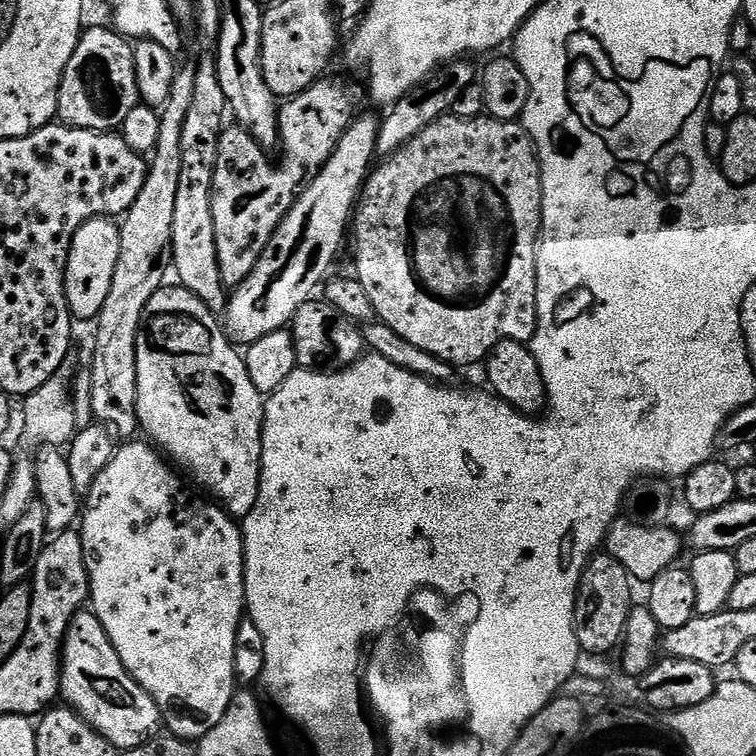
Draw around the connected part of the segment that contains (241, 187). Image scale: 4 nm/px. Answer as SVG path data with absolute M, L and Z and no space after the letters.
M316 80L306 90L297 92L295 96L285 99L278 108L280 138L278 153L280 161L276 168L268 161L269 153L260 147L260 143L239 126L225 127L220 133L218 150L216 151L216 168L212 171L212 218L214 220L214 238L218 246L218 266L222 274L224 287L236 288L258 266L258 258L262 258L262 250L276 233L276 227L284 221L284 216L292 208L297 196L304 191L310 177L320 171L320 167L334 154L344 131L352 125L354 111L352 100L344 93L344 84L340 80Z

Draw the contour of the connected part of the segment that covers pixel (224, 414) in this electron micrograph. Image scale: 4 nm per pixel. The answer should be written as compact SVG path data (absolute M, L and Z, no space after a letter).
M165 286L159 288L150 298L150 302L146 302L146 310L142 314L142 322L138 330L138 342L136 343L136 357L138 358L138 402L136 403L136 422L139 431L144 431L149 441L169 461L181 464L198 483L204 488L209 488L222 505L225 512L233 518L243 518L249 516L254 510L254 502L258 498L258 490L260 489L260 459L262 458L262 434L264 433L264 405L265 397L254 386L254 382L250 382L250 370L246 370L246 362L243 355L238 351L237 345L229 340L225 334L221 321L218 319L217 313L212 312L202 302L198 302L198 298L194 298L194 294L190 294L190 290L179 286Z

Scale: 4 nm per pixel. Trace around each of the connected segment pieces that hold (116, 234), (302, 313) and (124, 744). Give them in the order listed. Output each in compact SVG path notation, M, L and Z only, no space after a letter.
M93 216L74 234L72 245L68 251L68 261L62 270L64 273L62 300L67 304L77 321L88 320L88 322L92 322L99 316L102 306L110 294L110 282L114 282L114 266L118 266L119 253L120 226L115 219L107 216Z
M313 298L296 311L290 325L296 363L304 370L339 370L365 355L361 325L320 298Z
M91 610L77 612L64 634L58 696L116 750L142 746L162 728L160 711L154 698L150 698L150 694L134 682L126 666L122 666L118 650L114 650L102 622L98 622L96 613Z

